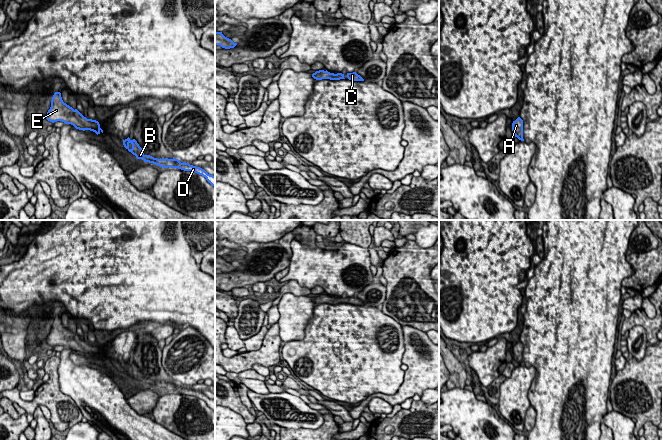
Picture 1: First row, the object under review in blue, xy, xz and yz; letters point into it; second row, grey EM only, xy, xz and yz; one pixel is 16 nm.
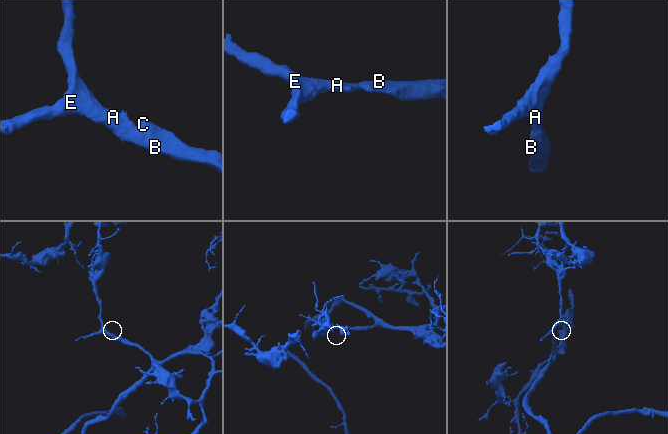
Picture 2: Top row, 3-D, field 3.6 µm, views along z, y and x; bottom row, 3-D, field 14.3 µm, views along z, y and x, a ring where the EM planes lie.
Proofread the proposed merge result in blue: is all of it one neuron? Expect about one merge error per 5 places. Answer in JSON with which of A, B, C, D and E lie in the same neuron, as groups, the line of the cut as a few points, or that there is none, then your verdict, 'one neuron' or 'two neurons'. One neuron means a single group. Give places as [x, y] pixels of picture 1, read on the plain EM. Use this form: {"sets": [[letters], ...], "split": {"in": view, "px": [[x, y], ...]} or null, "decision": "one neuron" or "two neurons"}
{"sets": [["A", "B", "C", "D", "E"]], "split": null, "decision": "one neuron"}

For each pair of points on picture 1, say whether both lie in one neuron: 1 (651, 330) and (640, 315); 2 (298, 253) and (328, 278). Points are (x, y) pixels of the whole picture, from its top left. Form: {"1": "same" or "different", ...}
{"1": "same", "2": "same"}

